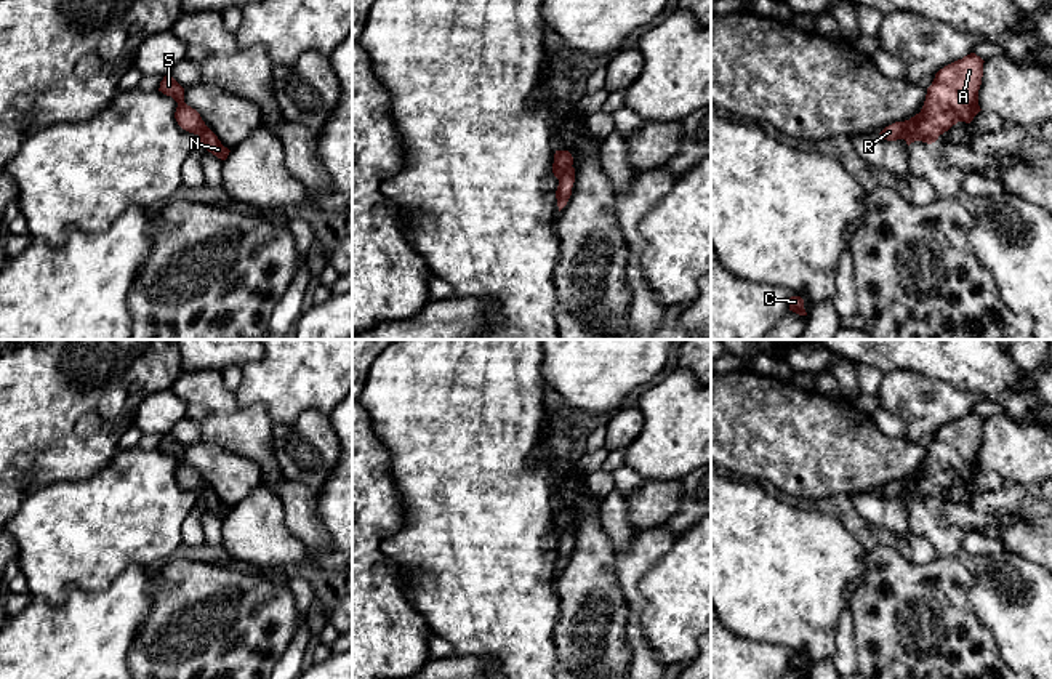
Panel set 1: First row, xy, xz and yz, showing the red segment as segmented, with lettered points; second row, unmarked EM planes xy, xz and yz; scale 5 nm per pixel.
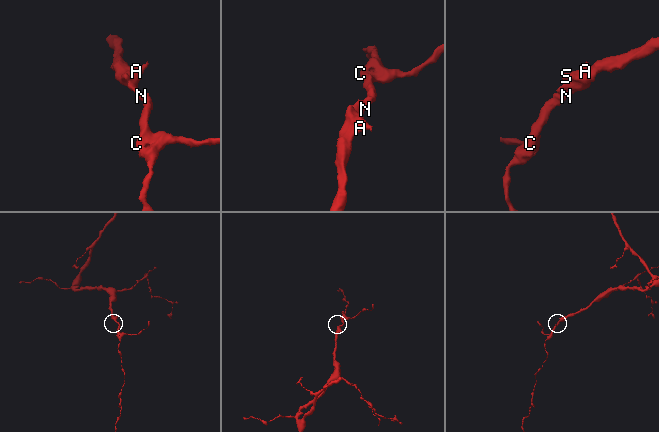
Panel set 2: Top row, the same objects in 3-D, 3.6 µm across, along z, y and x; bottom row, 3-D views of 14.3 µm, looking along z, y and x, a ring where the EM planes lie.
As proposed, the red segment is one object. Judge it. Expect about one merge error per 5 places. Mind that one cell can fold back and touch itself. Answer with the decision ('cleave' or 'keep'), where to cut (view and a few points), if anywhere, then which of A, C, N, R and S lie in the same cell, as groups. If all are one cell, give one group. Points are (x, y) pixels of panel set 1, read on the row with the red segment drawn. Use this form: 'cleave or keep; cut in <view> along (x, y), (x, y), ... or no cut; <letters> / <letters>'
keep; no cut; A C N R S

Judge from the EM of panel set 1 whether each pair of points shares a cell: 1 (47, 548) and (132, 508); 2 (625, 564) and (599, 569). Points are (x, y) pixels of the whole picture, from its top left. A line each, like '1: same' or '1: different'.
1: same
2: different

